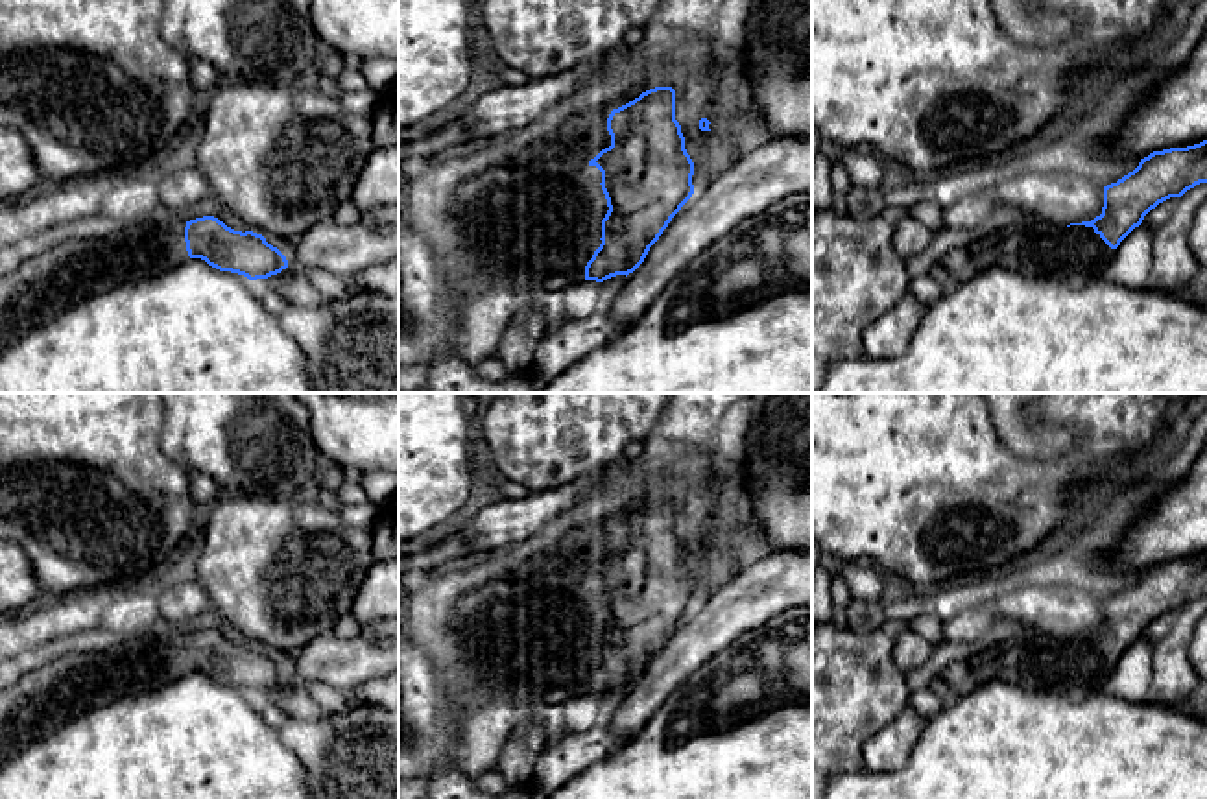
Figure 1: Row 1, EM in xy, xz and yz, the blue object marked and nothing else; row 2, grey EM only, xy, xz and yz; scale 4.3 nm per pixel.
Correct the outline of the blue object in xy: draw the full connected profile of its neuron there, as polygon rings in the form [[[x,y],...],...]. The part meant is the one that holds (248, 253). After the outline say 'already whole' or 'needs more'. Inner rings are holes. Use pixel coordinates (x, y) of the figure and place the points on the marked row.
[[[214,216],[129,225],[107,238],[63,242],[0,279],[0,356],[65,310],[186,258],[201,258],[249,280],[288,268],[286,256],[262,234],[234,231]]]; needs more

